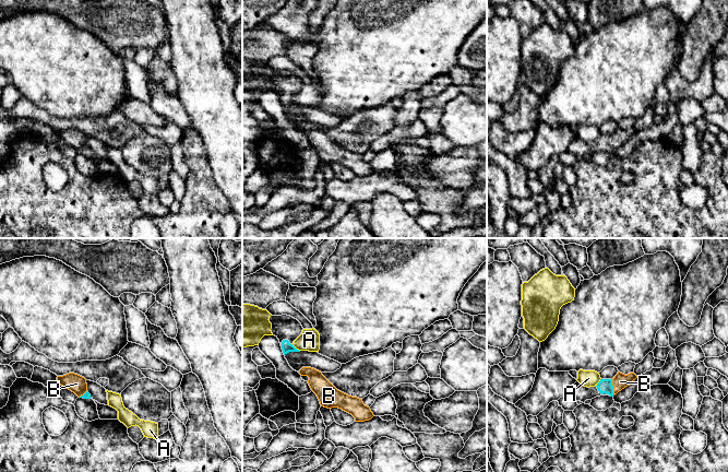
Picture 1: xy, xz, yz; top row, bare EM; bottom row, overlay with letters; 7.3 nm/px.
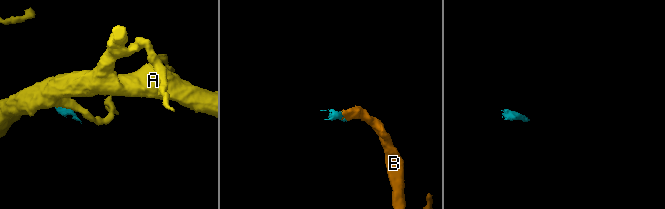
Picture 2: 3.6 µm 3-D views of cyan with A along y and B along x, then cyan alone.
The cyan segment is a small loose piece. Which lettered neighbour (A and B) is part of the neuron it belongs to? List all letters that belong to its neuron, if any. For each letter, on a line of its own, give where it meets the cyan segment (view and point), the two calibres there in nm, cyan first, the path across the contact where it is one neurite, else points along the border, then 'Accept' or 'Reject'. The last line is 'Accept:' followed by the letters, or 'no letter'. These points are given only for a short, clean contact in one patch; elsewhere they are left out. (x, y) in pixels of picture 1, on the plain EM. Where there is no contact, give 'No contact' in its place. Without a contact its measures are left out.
A: Touches cyan at xz (295, 103). Thickness 80 nm (cyan) against 160 nm. Boundary: xz (291, 99), (299, 106). Reject
B: Touches cyan at yz (612, 142). Thickness 110 nm (cyan) against 110 nm. Path across: yz (605, 141), (612, 142), (620, 137). Accept
Accept: B

